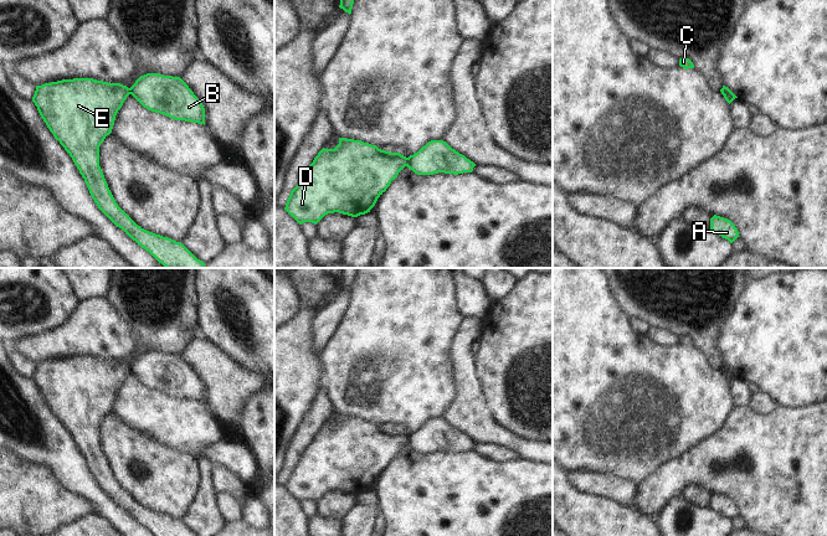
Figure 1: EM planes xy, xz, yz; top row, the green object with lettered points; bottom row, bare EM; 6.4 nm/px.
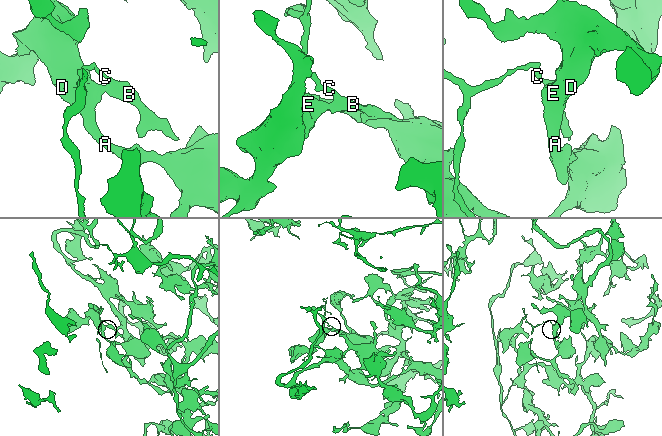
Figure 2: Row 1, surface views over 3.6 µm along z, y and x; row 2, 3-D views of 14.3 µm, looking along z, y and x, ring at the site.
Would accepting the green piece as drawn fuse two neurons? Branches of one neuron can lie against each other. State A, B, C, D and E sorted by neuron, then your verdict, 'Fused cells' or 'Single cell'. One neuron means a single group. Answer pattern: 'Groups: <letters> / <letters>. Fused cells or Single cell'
Groups: A D E / B C. Fused cells

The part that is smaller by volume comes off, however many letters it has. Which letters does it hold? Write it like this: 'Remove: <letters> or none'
Remove: B, C

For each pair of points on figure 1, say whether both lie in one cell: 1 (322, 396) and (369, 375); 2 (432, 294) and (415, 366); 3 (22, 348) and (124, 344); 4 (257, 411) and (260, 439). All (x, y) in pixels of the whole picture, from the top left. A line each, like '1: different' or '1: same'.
1: different
2: same
3: same
4: same

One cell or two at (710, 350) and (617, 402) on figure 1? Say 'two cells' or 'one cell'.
two cells

